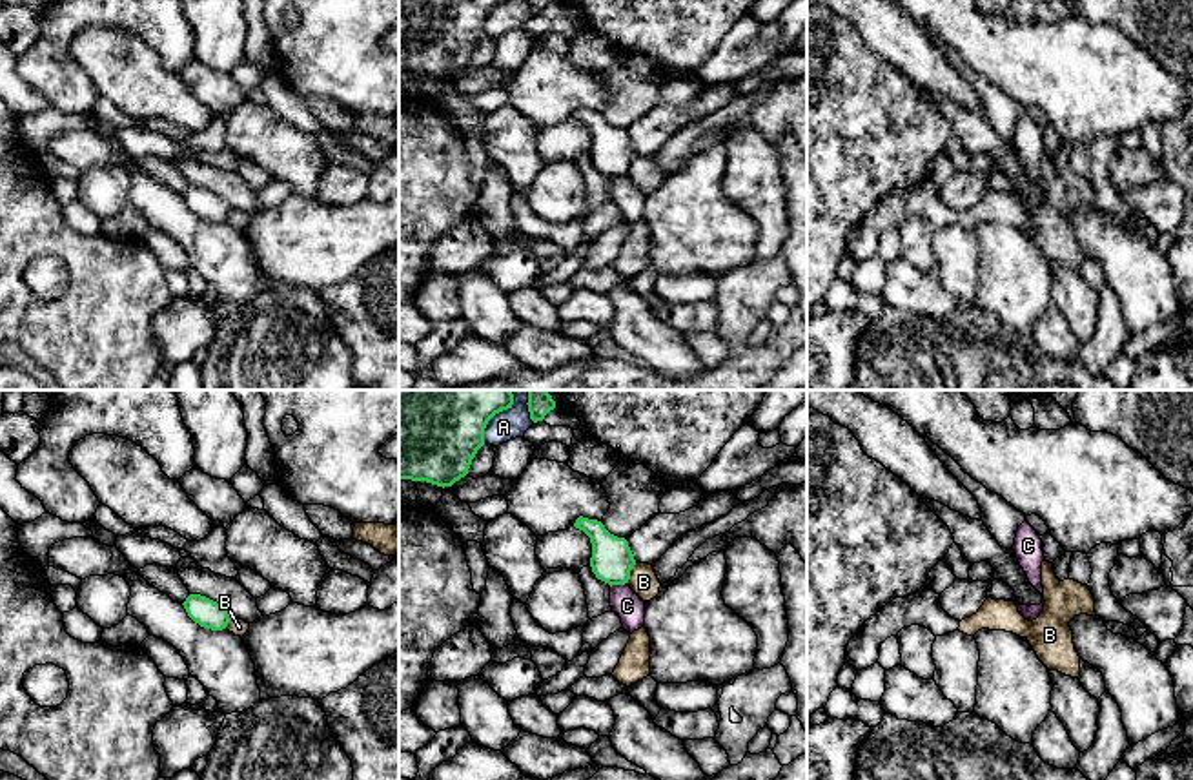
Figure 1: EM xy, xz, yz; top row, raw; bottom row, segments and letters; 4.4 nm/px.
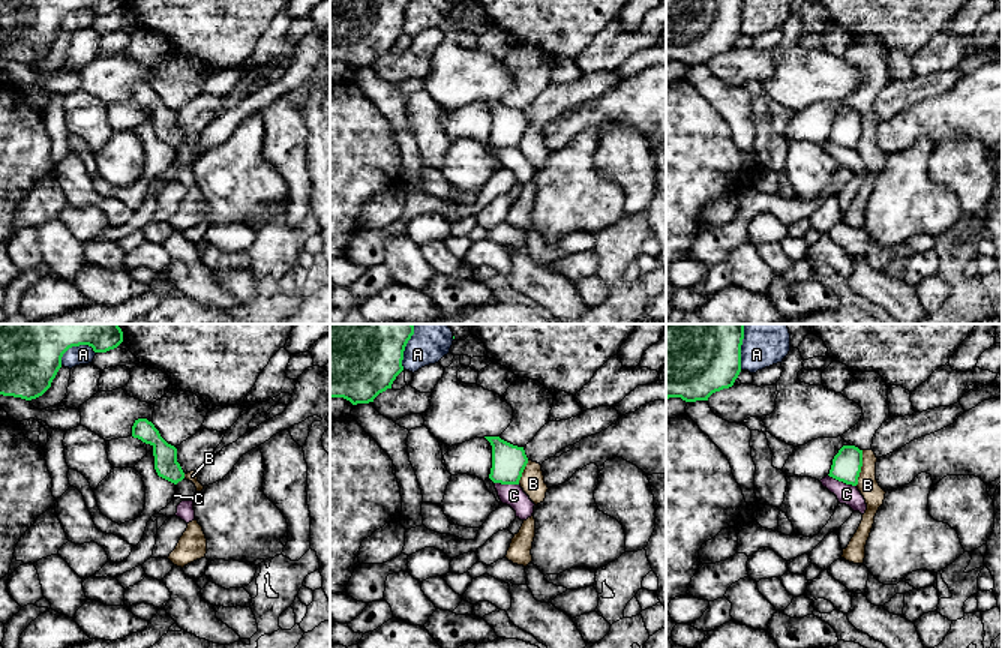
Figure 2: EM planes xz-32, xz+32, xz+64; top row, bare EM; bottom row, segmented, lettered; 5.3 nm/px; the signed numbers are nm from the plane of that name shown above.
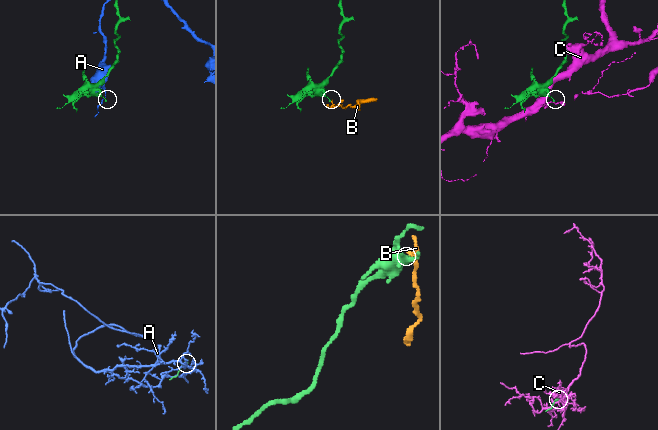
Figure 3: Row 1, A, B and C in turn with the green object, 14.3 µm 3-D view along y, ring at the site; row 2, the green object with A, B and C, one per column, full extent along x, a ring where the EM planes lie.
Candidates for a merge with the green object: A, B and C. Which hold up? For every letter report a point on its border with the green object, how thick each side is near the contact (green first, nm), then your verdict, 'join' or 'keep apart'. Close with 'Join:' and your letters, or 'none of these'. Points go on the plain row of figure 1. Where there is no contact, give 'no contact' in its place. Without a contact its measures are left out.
A: contact xz (489, 11); calibres 320 and 130 nm; keep apart
B: contact xz (629, 164); calibres 190 and 120 nm; keep apart
C: contact xz (618, 175); calibres 190 and 120 nm; keep apart
Join: none of these

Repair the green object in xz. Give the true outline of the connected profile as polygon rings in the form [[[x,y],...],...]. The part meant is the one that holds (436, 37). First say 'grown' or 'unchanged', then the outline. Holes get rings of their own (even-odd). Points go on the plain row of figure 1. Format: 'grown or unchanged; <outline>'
unchanged; [[[399,0],[399,71],[452,78],[484,36],[488,13],[508,0]]]

